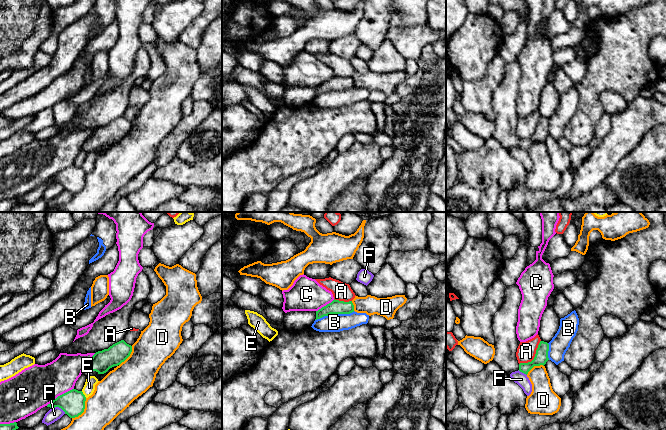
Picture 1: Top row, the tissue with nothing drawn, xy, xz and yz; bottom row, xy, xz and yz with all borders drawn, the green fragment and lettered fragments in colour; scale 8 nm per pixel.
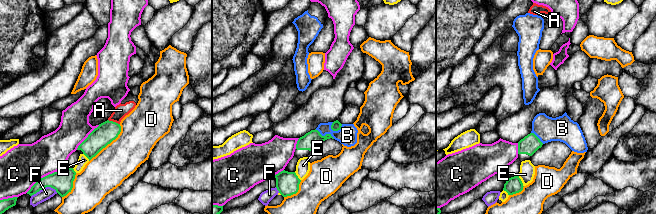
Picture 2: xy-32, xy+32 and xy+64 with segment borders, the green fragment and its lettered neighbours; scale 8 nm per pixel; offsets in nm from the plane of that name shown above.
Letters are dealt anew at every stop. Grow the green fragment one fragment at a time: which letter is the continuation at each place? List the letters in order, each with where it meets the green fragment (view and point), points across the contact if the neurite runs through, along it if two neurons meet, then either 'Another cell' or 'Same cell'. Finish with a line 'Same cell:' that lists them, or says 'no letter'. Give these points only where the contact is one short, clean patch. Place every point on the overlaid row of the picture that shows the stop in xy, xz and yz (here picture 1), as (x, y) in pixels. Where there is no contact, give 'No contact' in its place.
A: Touches green at yz (535, 356). Another cell
B: Touches green at xz (334, 313). Boundary: xz (354, 311), (328, 314), (315, 320). Another cell
C: Touches green at xy (60, 395). Another cell
D: Touches green at xy (83, 410). Another cell
E: Touches green at xy (83, 394). Another cell
F: Touches green at xy (59, 407). Another cell
Same cell: no letter

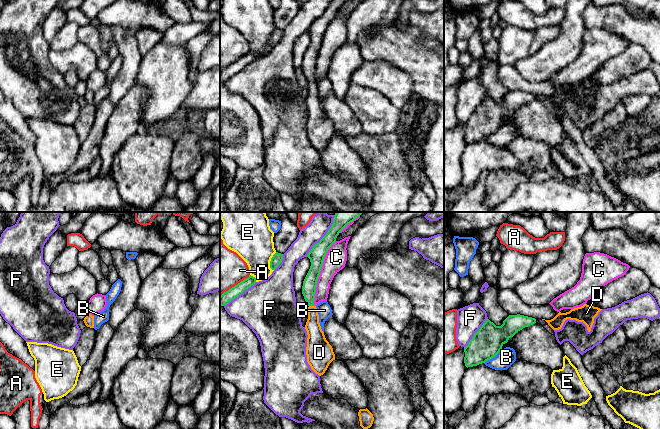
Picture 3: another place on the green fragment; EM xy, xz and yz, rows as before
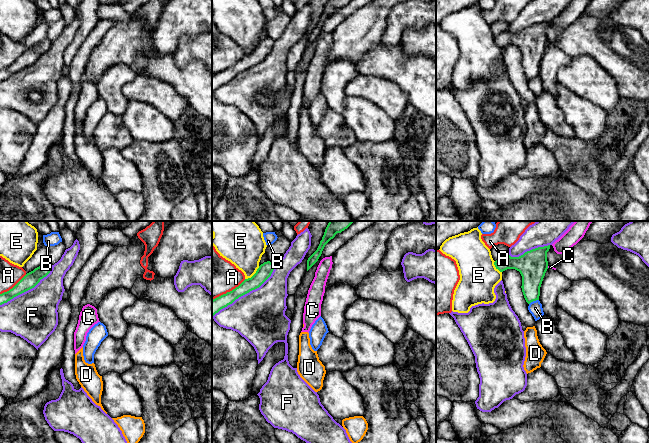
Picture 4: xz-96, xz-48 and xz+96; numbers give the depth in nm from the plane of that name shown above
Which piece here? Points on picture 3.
A: Touches green at xz (235, 285). Another cell
B: Touches green at yz (493, 357). Another cell
C: Touches green at xz (319, 273). Another cell
D: Touches green at xz (311, 305). Path across: xz (309, 286), (311, 305), (315, 334). Same cell
E: Touches green at xz (270, 261). Boundary: xz (276, 252), (270, 261), (270, 268), (272, 270). Another cell
F: Touches green at xz (324, 236). Another cell
Same cell: D

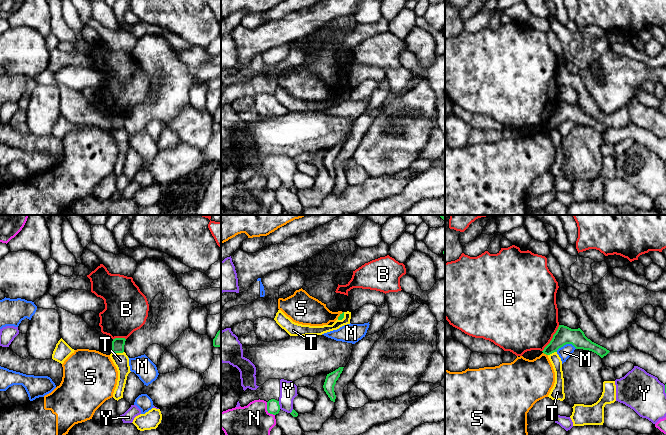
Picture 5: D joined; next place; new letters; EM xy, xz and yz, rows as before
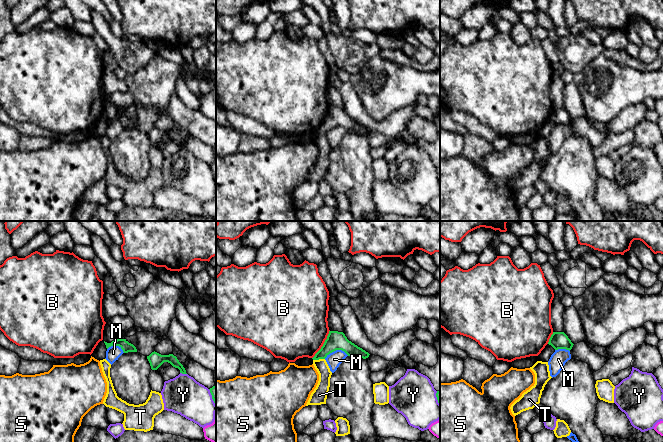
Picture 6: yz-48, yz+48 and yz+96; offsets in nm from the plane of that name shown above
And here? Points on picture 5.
B: Touches green at yz (552, 338). Another cell
M: Touches green at yz (566, 343). Boundary: yz (576, 348), (571, 344), (564, 344), (556, 351). Another cell
N: Touches green at xz (267, 410). Another cell
S: Touches green at yz (545, 353). Boundary: yz (543, 352), (547, 355). Another cell
T: Touches green at xy (117, 352). Boundary: xy (123, 351), (112, 353). Another cell
Y: Touches green at xz (279, 405). Another cell
Same cell: no letter

